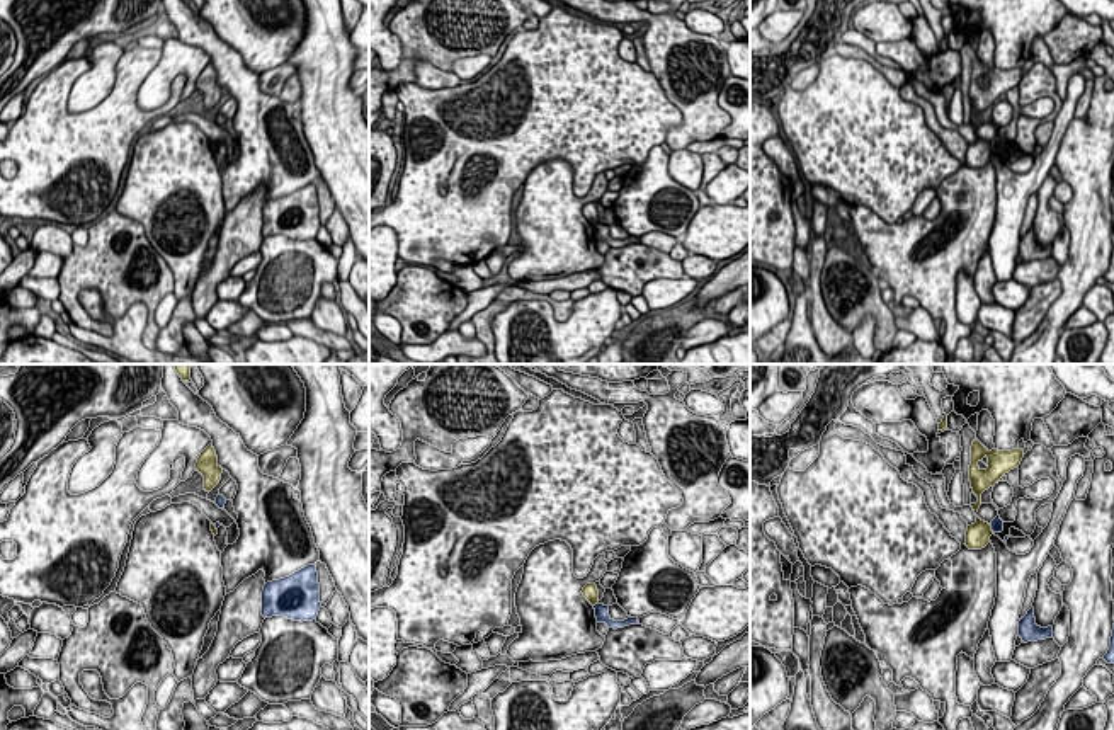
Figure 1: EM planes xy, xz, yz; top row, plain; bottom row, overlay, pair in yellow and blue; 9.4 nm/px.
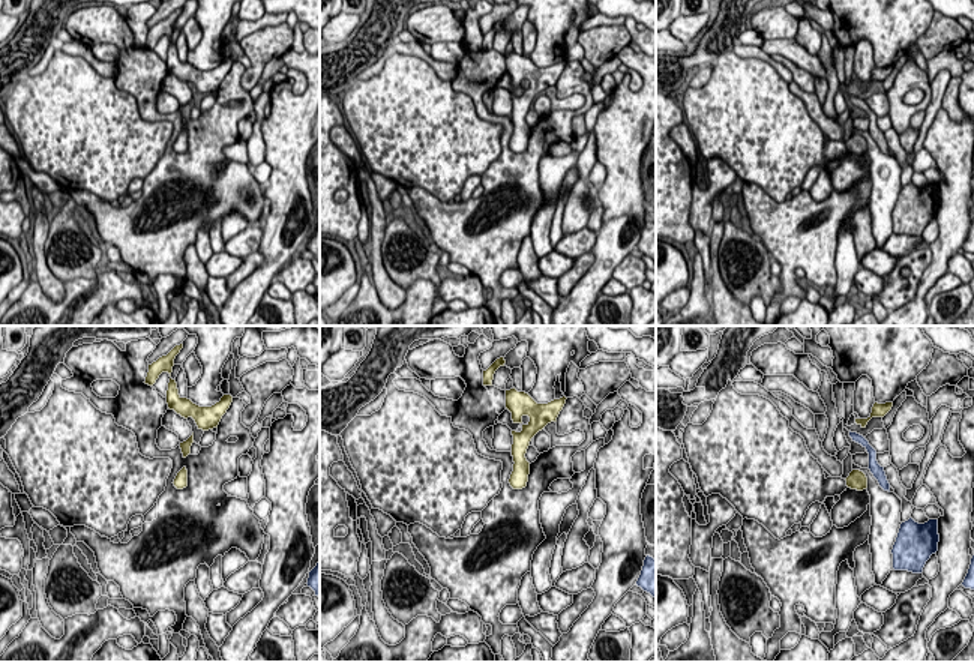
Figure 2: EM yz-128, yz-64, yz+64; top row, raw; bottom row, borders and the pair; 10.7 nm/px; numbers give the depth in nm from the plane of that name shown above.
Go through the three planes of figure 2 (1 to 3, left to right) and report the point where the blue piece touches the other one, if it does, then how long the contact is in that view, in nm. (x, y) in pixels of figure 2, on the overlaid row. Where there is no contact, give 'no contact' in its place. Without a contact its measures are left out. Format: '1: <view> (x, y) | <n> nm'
1: no contact
2: no contact
3: no contact

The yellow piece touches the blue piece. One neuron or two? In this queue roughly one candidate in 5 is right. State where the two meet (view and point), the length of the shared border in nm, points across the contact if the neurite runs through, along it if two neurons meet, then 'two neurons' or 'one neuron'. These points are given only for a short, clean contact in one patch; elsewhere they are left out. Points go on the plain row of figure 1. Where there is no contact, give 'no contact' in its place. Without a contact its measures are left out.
contact xz (596, 222); length 60 nm; border xz (597, 222), (594, 225); two neurons

